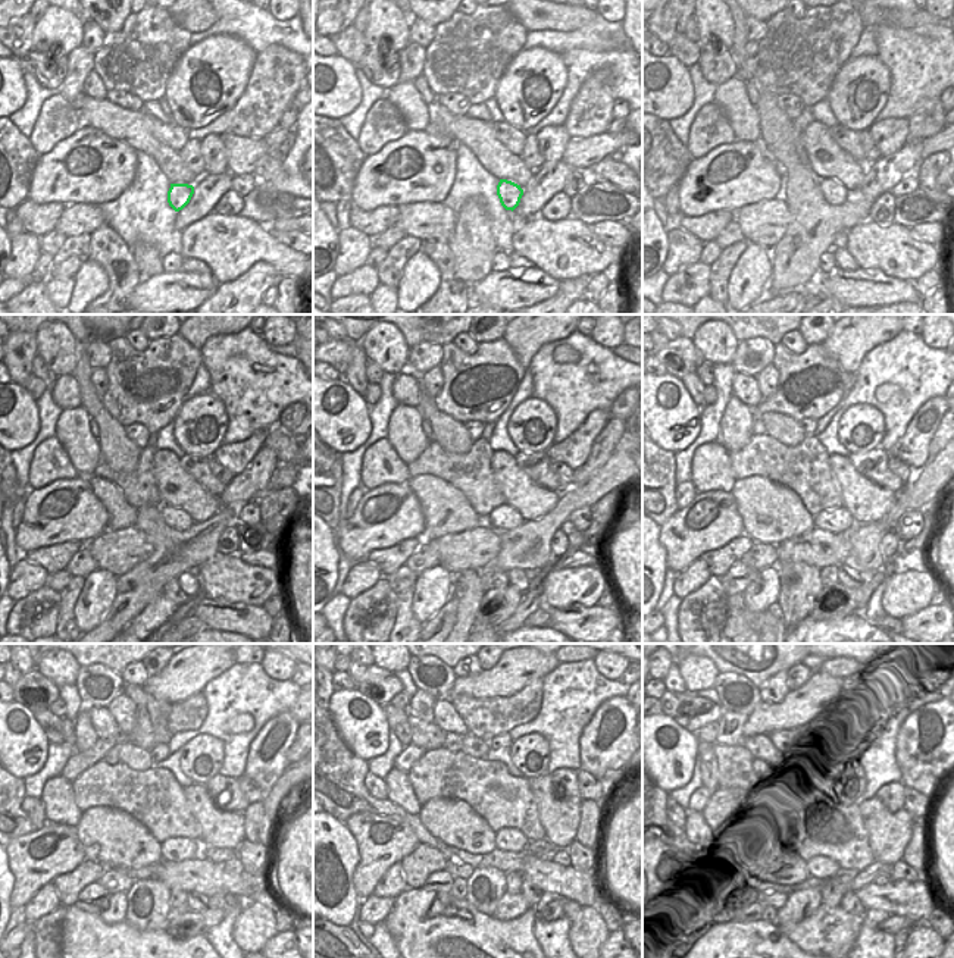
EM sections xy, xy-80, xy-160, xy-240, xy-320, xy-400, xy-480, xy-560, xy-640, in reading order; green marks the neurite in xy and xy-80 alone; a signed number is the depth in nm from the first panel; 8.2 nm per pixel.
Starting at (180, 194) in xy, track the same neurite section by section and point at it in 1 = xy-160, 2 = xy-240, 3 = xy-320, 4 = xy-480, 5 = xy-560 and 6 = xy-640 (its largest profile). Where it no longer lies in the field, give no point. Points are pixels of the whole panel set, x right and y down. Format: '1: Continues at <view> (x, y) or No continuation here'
1: Continues at xy-160 (835, 193)
2: Continues at xy-240 (178, 519)
3: Continues at xy-320 (504, 517)
4: Continues at xy-480 (174, 850)
5: Continues at xy-560 (501, 869)
6: Continues at xy-640 (819, 867)

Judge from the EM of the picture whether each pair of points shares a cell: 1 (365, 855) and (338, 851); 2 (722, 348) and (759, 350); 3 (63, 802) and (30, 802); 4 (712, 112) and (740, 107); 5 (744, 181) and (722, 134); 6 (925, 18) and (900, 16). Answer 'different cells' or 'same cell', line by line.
1: different cells
2: different cells
3: same cell
4: different cells
5: different cells
6: same cell

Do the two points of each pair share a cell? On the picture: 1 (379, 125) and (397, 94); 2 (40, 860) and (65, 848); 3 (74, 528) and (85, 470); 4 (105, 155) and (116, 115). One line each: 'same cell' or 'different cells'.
1: different cells
2: same cell
3: different cells
4: different cells

